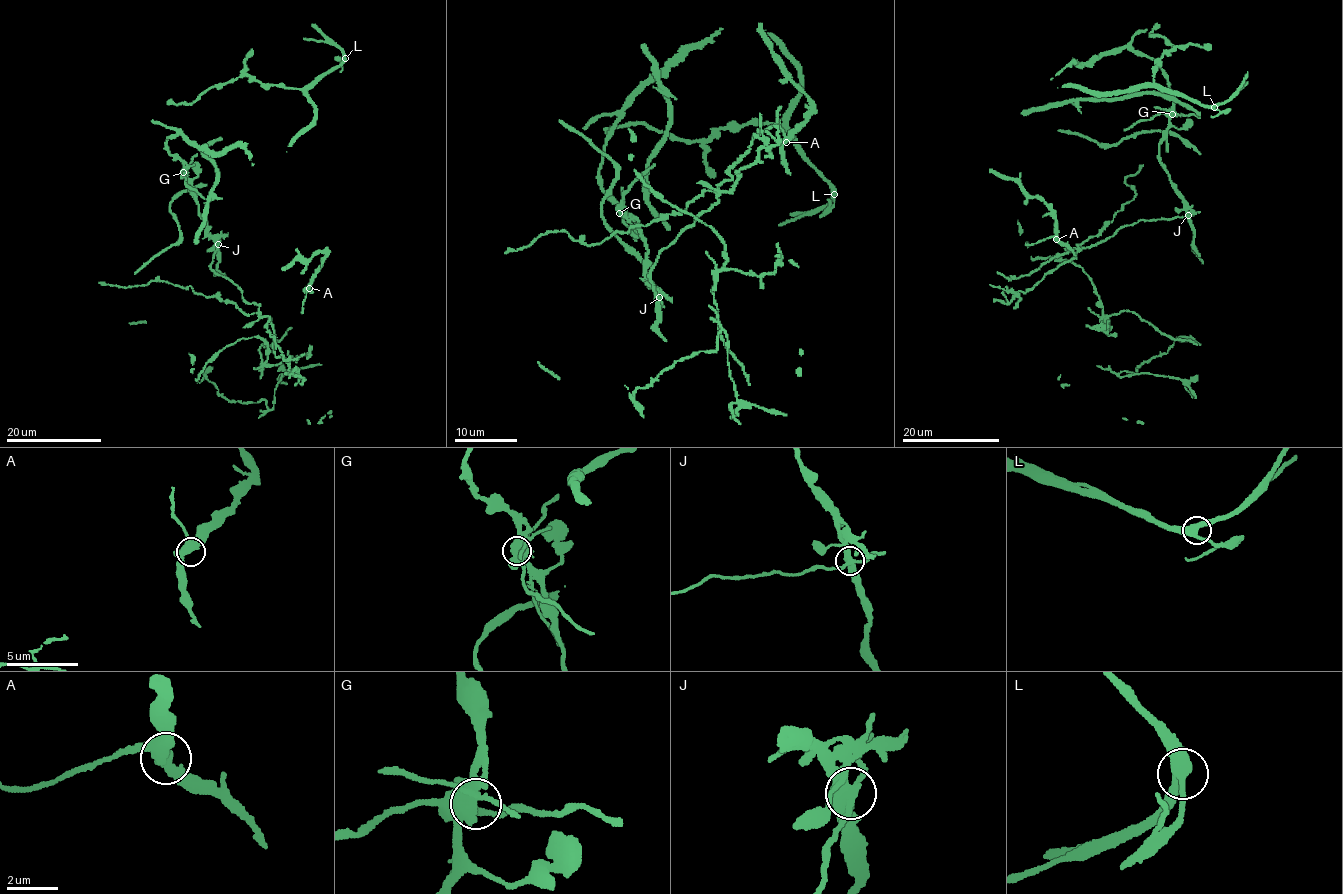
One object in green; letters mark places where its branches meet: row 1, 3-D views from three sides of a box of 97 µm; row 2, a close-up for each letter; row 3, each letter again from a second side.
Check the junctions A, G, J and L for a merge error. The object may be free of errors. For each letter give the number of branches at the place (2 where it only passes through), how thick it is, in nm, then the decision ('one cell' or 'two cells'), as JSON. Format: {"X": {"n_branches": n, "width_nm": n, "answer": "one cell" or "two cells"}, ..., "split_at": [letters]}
{"A": {"n_branches": 4, "width_nm": 420, "answer": "one cell"}, "G": {"n_branches": 3, "width_nm": 360, "answer": "one cell"}, "J": {"n_branches": 4, "width_nm": 360, "answer": "two cells"}, "L": {"n_branches": 3, "width_nm": 400, "answer": "one cell"}, "split_at": ["J"]}

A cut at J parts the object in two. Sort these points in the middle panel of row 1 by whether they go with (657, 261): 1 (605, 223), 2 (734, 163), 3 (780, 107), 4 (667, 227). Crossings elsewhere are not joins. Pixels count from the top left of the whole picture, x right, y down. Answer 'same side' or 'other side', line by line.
1: other side
2: same side
3: same side
4: other side

